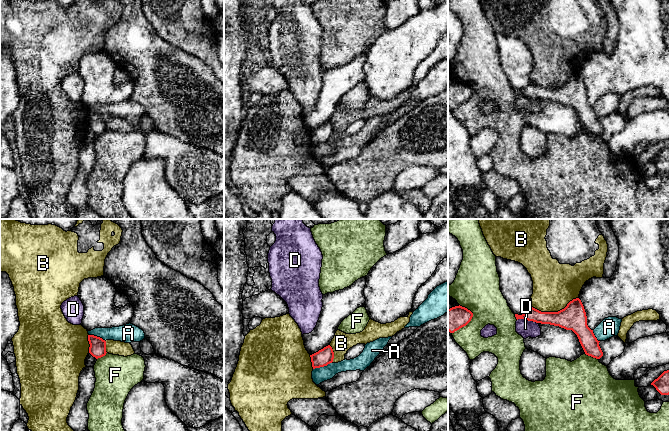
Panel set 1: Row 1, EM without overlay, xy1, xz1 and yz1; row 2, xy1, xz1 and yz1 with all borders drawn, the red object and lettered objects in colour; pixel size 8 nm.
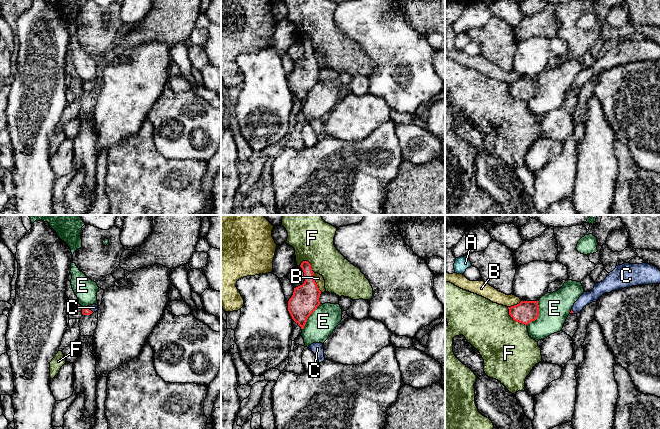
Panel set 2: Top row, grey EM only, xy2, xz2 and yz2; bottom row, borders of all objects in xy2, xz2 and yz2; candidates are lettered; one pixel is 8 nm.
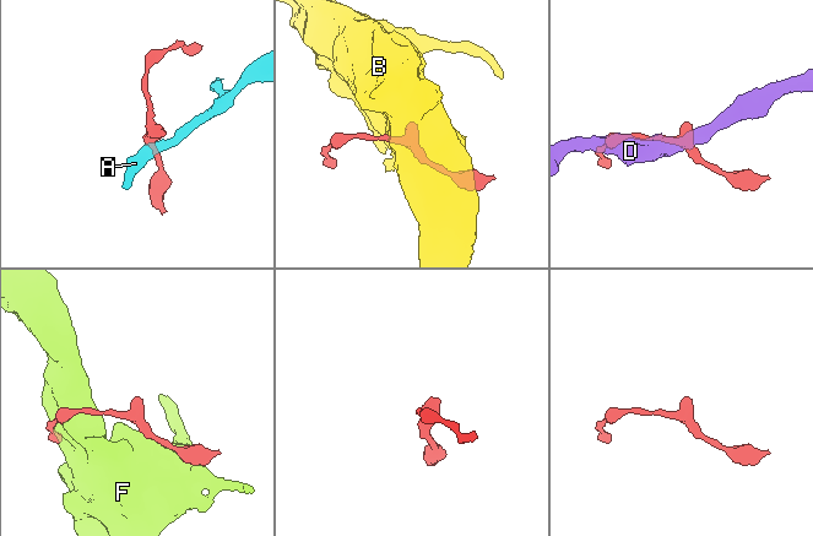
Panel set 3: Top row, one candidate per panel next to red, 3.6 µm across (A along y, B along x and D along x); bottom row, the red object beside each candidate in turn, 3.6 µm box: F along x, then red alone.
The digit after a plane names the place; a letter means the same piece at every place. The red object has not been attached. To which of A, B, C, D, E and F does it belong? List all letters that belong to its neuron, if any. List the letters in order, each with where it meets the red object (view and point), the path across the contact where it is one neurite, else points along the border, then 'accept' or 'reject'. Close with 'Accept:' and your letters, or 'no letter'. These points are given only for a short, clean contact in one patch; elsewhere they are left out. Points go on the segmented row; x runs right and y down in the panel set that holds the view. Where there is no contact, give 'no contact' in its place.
A: contact xz1 (322, 366); border xz1 (331, 362), (313, 369); reject
B: contact yz1 (554, 312); reject
C: contact xy2 (90, 310); way xy2 (85, 311), (90, 310), (94, 307); accept
D: contact yz1 (527, 319); reject
E: contact yz2 (538, 314); border yz2 (538, 301), (538, 316), (527, 325); reject
F: contact yz1 (471, 318); reject
Accept: C

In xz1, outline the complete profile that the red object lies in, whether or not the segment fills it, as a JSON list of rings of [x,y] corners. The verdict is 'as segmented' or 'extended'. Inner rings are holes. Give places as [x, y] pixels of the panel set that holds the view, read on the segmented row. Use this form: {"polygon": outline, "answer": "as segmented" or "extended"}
{"polygon": [[[328,345],[318,352],[310,355],[310,357],[313,369],[320,368],[333,362],[334,352],[332,347]]], "answer": "as segmented"}

